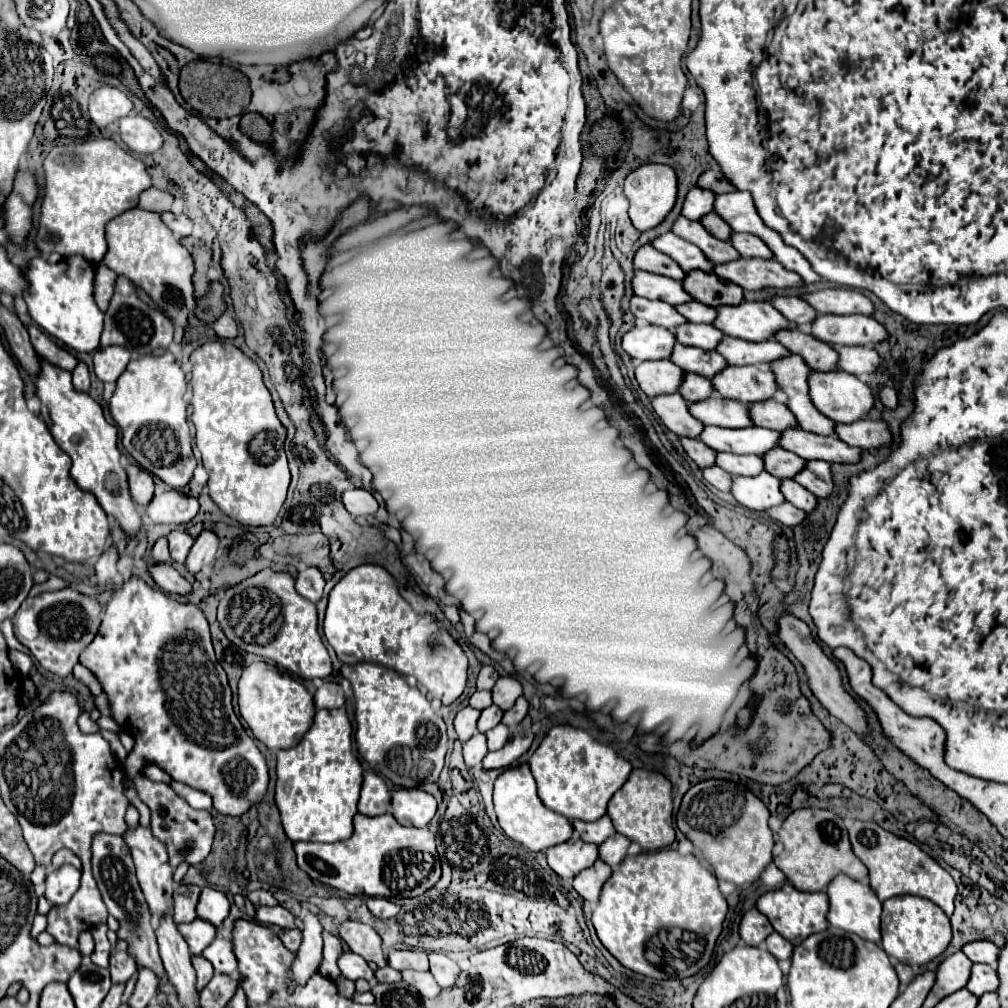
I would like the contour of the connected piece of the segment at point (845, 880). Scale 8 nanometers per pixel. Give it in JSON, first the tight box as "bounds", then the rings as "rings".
{"bounds":[827,875,881,941],"rings":[[[837,875],[827,889],[829,895],[829,915],[827,921],[833,927],[845,929],[849,933],[861,935],[861,939],[867,941],[879,941],[881,939],[881,929],[879,929],[879,919],[881,919],[881,901],[873,893],[873,889],[867,883],[855,881],[847,875]]]}

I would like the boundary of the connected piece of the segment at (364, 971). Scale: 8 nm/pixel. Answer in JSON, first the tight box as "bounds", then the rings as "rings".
{"bounds":[339,951,377,985],"rings":[[[345,951],[341,957],[339,957],[339,969],[341,973],[351,979],[351,981],[357,981],[357,979],[367,979],[371,985],[377,983],[375,981],[375,973],[371,971],[371,967],[367,965],[367,961],[351,951]]]}

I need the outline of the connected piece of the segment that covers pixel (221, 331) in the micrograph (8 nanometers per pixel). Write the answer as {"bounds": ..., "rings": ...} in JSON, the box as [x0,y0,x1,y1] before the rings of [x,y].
{"bounds":[213,313,237,339],"rings":[[[223,313],[223,315],[213,323],[213,329],[215,329],[217,337],[221,337],[221,339],[233,339],[233,337],[237,335],[235,319],[229,317],[227,313]]]}

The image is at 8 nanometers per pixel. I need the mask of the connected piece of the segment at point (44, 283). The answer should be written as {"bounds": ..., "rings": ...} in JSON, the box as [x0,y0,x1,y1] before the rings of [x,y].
{"bounds":[23,255,103,353],"rings":[[[79,255],[61,259],[51,265],[45,259],[37,257],[29,261],[29,267],[23,271],[29,289],[25,293],[25,303],[33,321],[45,329],[51,337],[59,339],[63,345],[77,353],[91,353],[99,349],[99,337],[103,331],[103,313],[93,301],[93,277],[95,265]]]}

